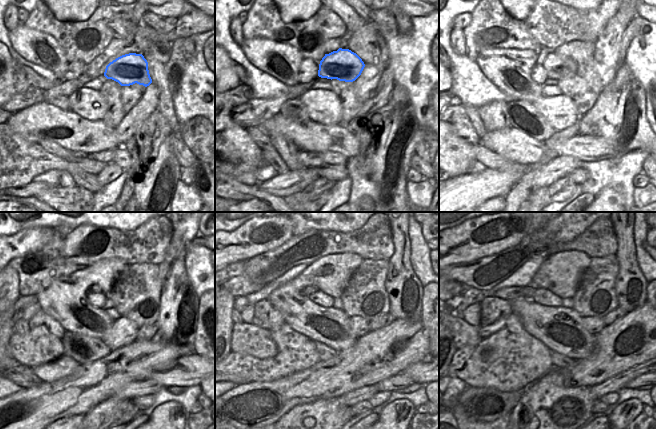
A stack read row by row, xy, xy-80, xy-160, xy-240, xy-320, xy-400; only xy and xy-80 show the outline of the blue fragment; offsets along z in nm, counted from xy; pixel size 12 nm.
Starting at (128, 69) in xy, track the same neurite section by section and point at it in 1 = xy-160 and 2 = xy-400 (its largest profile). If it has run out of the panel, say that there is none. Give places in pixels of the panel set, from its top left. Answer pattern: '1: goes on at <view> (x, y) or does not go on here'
1: goes on at xy-160 (556, 66)
2: goes on at xy-400 (528, 291)

